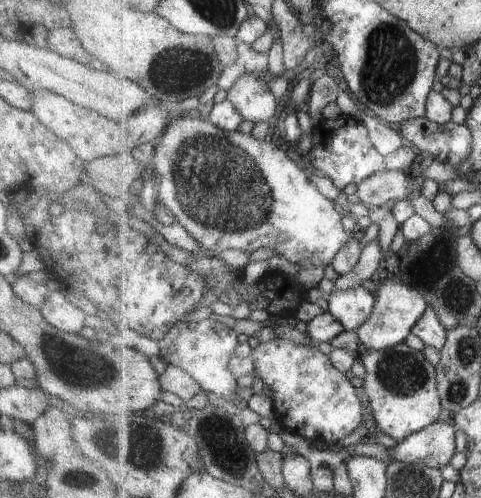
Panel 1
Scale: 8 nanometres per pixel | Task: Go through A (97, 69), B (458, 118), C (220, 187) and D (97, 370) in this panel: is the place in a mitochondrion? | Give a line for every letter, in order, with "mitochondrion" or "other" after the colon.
A: other
B: other
C: mitochondrion
D: mitochondrion

